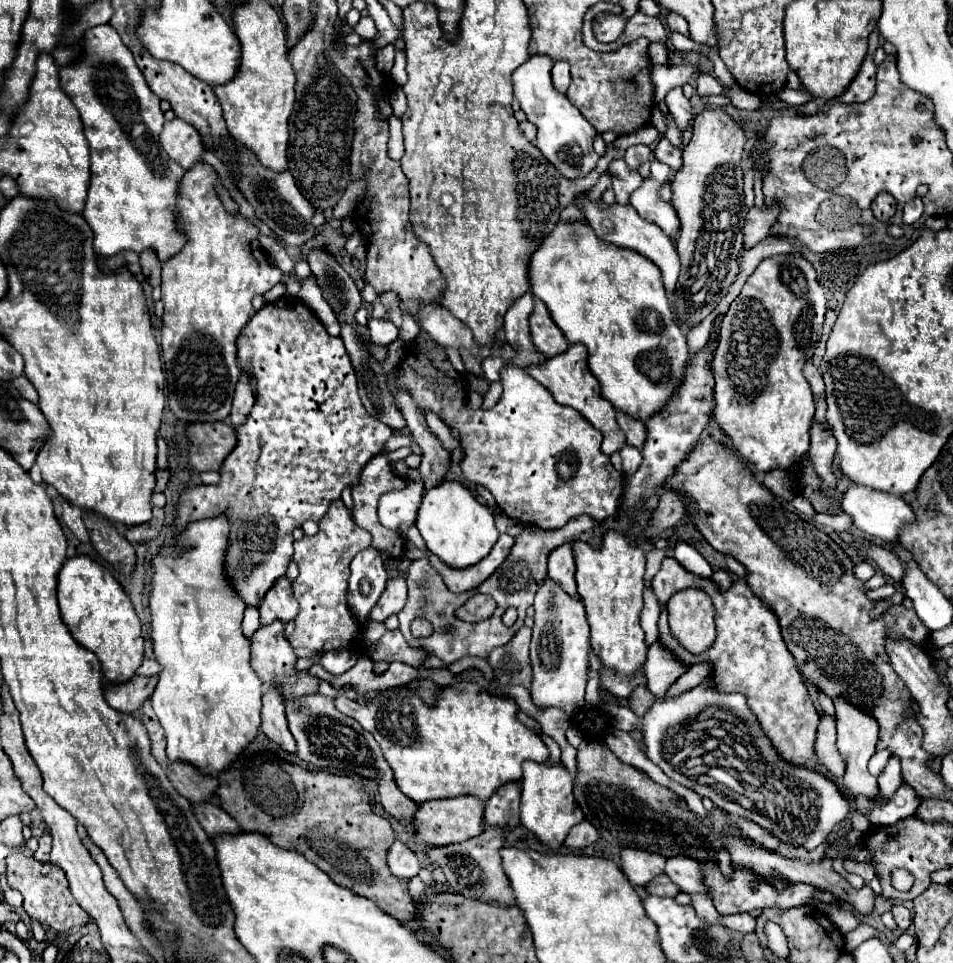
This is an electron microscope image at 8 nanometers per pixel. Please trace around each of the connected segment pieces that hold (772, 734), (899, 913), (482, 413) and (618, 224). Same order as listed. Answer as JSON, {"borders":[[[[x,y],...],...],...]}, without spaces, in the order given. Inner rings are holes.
{"borders":[[[[664,558],[658,574],[652,580],[652,590],[656,598],[660,600],[660,638],[658,642],[672,652],[680,662],[694,666],[700,662],[706,662],[710,666],[710,676],[716,684],[718,692],[740,692],[748,700],[748,708],[758,718],[760,728],[772,742],[774,750],[782,760],[786,760],[792,766],[816,770],[816,730],[820,724],[820,714],[816,712],[806,682],[800,676],[800,670],[794,664],[794,658],[790,656],[782,634],[780,624],[772,608],[768,608],[746,584],[744,578],[738,578],[732,582],[728,590],[720,590],[710,578],[696,576],[688,572],[682,564],[678,564],[674,558]],[[698,586],[702,588],[714,602],[716,608],[716,642],[708,652],[702,654],[690,654],[684,646],[678,644],[678,640],[670,634],[668,628],[668,610],[666,602],[674,592],[680,588]]],[[[894,904],[894,906],[892,906],[892,914],[894,914],[894,920],[896,920],[896,924],[898,924],[900,930],[906,930],[906,928],[910,926],[912,916],[910,916],[910,910],[908,910],[906,906]]],[[[420,328],[420,334],[416,336],[414,346],[410,350],[418,356],[406,356],[398,364],[394,376],[396,388],[406,390],[422,412],[426,410],[434,412],[444,424],[460,432],[460,444],[466,452],[464,460],[460,462],[462,474],[470,482],[486,486],[494,494],[500,510],[506,516],[526,526],[558,530],[562,528],[562,524],[582,514],[588,514],[596,522],[602,522],[604,518],[612,516],[612,512],[616,512],[616,508],[620,506],[624,484],[622,484],[622,474],[616,472],[616,468],[610,464],[610,456],[606,456],[600,448],[602,444],[600,432],[592,424],[588,424],[588,420],[584,420],[576,410],[556,404],[552,394],[538,380],[534,380],[524,368],[506,364],[500,372],[500,382],[504,388],[500,400],[488,410],[482,408],[474,410],[466,402],[466,388],[462,384],[460,374],[452,366],[442,366],[442,364],[450,364],[448,356],[438,346],[434,348],[428,332]],[[432,352],[438,358],[438,366],[434,366],[436,360],[430,358]]],[[[600,202],[600,204],[588,204],[588,208],[584,208],[584,216],[586,216],[588,224],[592,226],[592,230],[598,234],[598,238],[612,242],[612,244],[618,244],[618,246],[624,246],[624,248],[632,246],[632,250],[636,250],[636,252],[650,250],[650,254],[646,258],[650,258],[660,268],[662,278],[666,282],[664,284],[666,292],[668,292],[670,300],[674,302],[676,300],[676,284],[678,284],[678,276],[680,276],[680,258],[678,258],[676,246],[660,228],[656,228],[656,224],[642,220],[636,212],[634,212],[634,222],[628,220],[628,210],[632,210],[632,206],[618,206],[618,204],[608,206],[608,204]],[[618,210],[622,210],[622,214]]]]}

